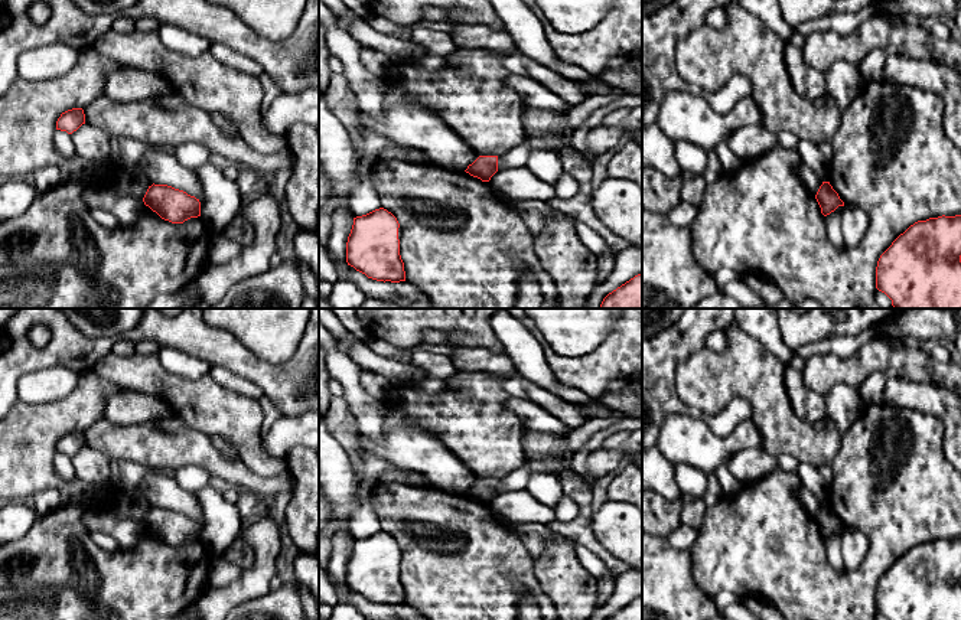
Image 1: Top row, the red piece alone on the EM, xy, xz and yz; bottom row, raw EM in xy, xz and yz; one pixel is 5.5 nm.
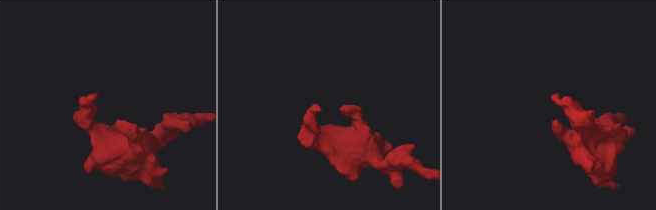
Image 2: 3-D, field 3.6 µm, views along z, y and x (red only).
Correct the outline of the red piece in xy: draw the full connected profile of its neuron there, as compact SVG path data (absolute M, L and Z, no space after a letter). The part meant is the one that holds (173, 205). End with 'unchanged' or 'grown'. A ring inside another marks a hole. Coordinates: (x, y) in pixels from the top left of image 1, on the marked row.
M167 185L149 186L143 202L162 219L172 223L183 223L201 216L199 199Z | unchanged

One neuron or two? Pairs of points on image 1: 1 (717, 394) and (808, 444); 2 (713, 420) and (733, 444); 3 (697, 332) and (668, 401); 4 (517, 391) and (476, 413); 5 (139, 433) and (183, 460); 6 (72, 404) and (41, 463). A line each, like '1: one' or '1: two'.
1: one
2: two
3: one
4: two
5: one
6: one

